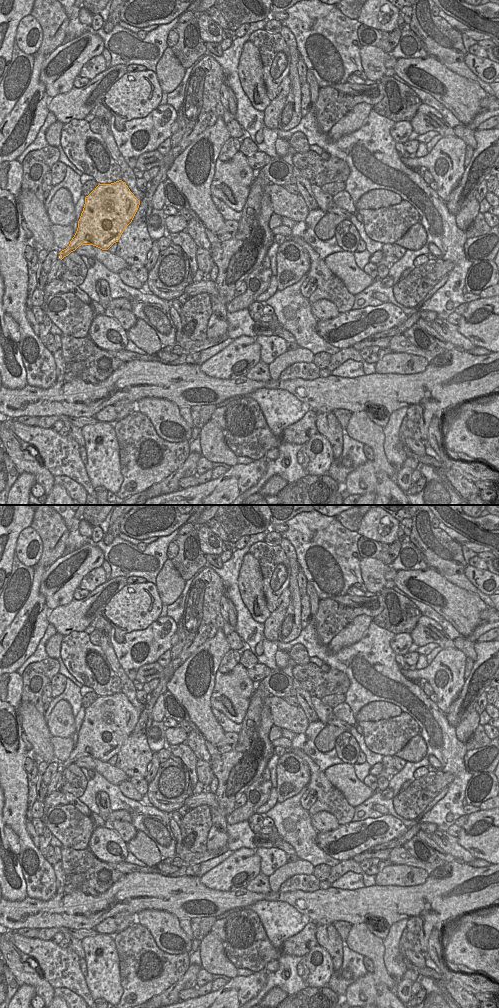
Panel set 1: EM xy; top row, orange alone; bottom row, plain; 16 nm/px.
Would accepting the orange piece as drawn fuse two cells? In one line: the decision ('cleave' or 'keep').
keep

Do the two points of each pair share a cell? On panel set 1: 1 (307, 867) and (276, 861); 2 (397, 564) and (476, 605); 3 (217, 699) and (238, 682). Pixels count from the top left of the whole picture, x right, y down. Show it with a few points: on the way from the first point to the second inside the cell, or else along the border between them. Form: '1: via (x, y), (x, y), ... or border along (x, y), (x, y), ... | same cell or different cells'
1: border along (286, 862), (268, 876) | different cells
2: border along (428, 567), (397, 571) | different cells
3: via (222, 698), (233, 687) | same cell

